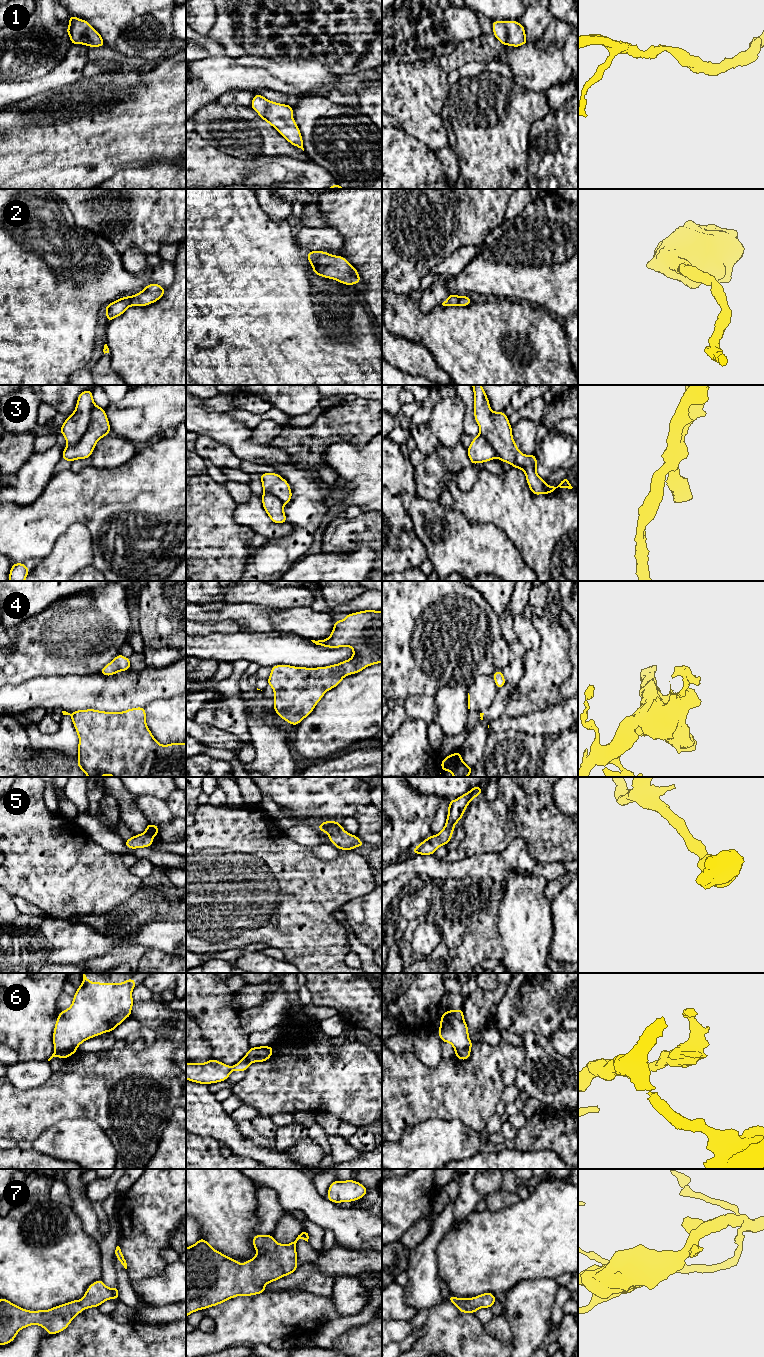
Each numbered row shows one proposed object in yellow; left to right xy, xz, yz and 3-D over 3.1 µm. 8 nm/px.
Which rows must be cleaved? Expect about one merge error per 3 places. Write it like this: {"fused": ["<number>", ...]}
{"fused": ["3", "4", "6"]}

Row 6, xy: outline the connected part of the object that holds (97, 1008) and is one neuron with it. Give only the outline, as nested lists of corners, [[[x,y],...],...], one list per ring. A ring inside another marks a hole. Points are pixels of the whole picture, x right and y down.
[[[81,973],[83,982],[73,996],[69,1008],[59,1013],[53,1031],[54,1051],[70,1051],[77,1049],[87,1039],[112,1032],[126,1018],[131,1016],[134,1000],[132,991],[137,985],[133,978],[122,983],[91,982],[86,973]]]

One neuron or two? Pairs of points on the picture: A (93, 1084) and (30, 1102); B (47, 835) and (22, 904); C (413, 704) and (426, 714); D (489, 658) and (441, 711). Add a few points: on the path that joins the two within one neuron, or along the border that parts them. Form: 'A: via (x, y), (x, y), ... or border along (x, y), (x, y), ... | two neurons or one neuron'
A: via (77, 1091), (52, 1102), (46, 1102) | one neuron
B: border along (13, 895), (19, 895), (34, 904), (43, 913) | two neurons
C: via (416, 707), (423, 711) | one neuron
D: border along (466, 685), (444, 685), (442, 687) | two neurons

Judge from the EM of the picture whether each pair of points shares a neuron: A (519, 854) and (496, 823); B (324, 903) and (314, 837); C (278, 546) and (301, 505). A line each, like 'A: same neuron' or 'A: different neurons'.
A: different neurons
B: different neurons
C: same neuron

